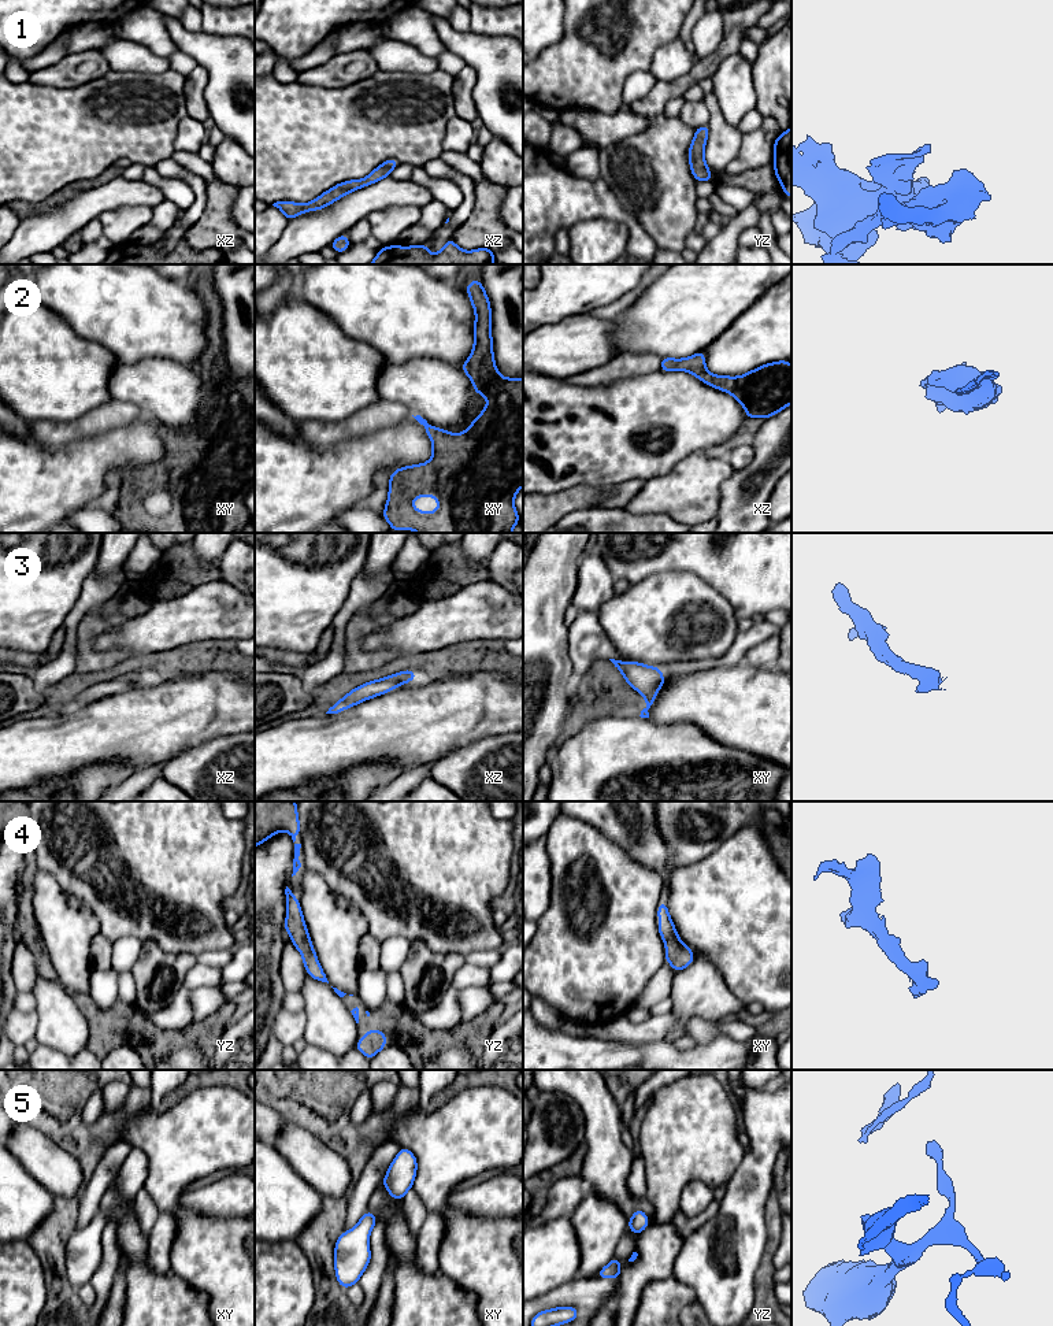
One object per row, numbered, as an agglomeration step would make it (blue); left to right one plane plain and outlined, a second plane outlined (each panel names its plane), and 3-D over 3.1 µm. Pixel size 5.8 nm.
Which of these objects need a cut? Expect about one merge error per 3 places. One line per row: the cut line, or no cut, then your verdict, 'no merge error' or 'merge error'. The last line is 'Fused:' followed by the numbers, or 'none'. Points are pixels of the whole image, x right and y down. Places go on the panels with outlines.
1: no cut; no merge error
2: no cut; no merge error
3: no cut; no merge error
4: no cut; no merge error
5: no cut; no merge error
Fused: none

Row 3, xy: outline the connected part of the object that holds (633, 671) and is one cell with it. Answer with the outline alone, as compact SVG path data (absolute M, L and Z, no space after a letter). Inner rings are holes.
M609 660L623 674L626 682L645 697L646 707L641 711L639 716L649 718L648 711L653 707L655 696L665 684L663 670L638 662Z

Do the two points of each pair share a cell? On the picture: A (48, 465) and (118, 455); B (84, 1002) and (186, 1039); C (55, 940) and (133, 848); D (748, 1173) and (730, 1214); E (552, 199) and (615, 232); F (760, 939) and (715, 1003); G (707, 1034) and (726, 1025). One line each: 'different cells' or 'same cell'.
A: same cell
B: same cell
C: different cells
D: same cell
E: different cells
F: different cells
G: same cell

